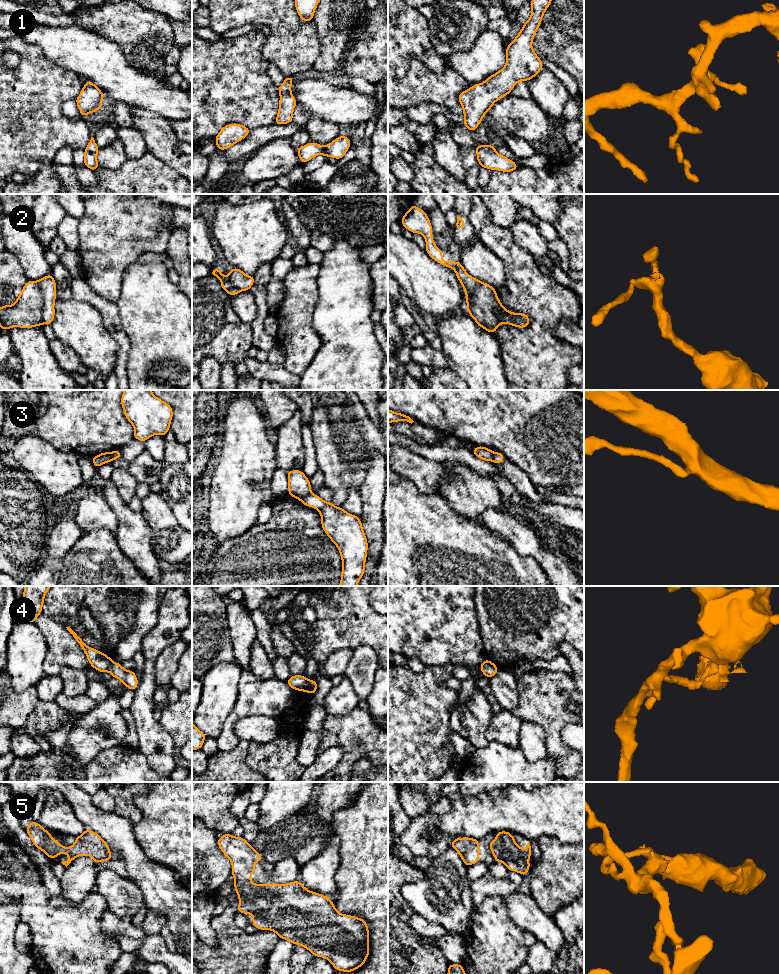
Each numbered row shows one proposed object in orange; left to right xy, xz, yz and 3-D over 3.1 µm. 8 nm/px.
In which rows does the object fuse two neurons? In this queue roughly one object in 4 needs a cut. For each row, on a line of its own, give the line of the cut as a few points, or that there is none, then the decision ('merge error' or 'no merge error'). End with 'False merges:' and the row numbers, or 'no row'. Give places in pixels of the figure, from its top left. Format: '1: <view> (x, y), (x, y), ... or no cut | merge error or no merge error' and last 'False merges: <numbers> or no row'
1: no cut | no merge error
2: xy (35, 282), (42, 296), (43, 323) | merge error
3: xz (310, 492), (300, 499) | merge error
4: xz (308, 679), (301, 690) | merge error
5: no cut | no merge error
False merges: 2, 3, 4

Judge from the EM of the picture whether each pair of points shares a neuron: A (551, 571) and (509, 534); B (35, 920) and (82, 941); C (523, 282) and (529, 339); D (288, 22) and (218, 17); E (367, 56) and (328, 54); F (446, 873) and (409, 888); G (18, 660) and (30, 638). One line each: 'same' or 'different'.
A: same
B: same
C: same
D: same
E: different
F: same
G: same

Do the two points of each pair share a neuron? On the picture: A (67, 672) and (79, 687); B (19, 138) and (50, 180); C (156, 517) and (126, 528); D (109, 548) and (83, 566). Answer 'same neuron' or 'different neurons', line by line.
A: same neuron
B: different neurons
C: different neurons
D: same neuron

